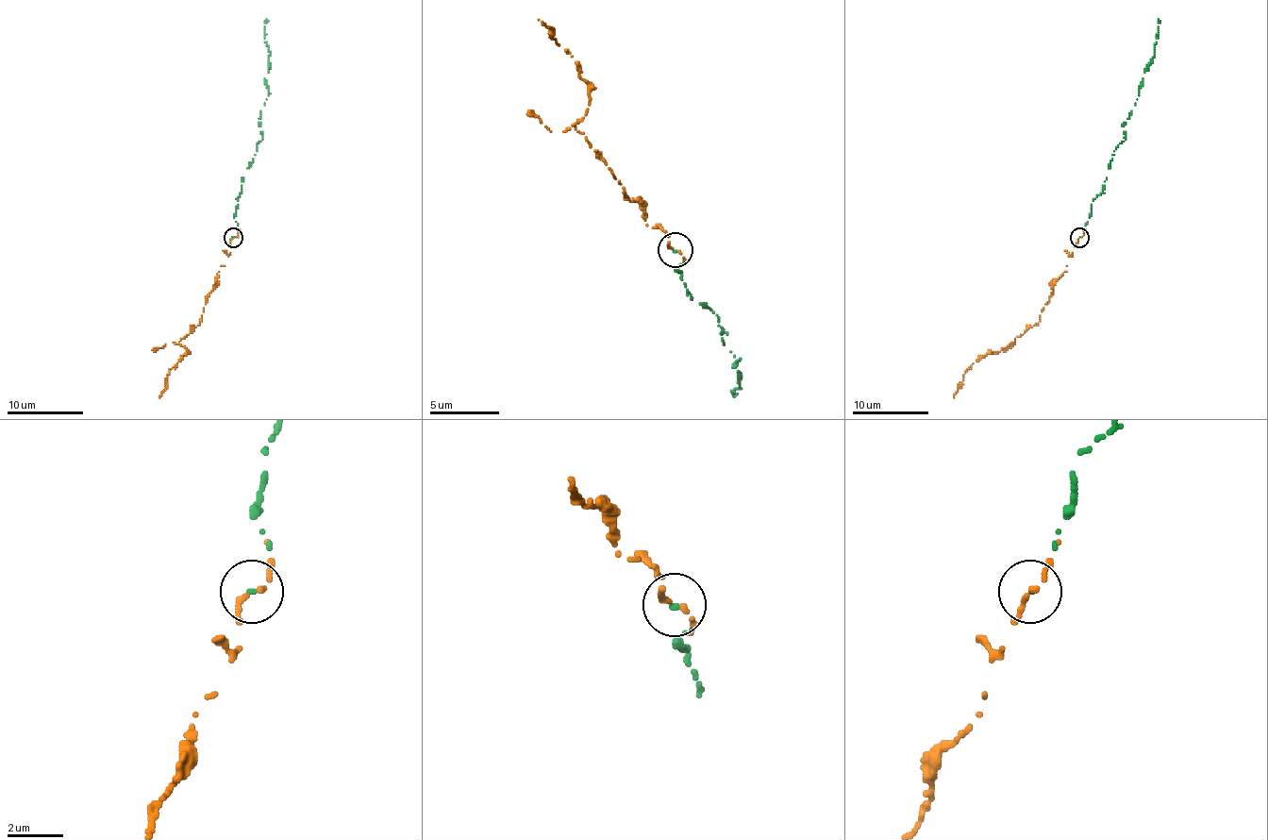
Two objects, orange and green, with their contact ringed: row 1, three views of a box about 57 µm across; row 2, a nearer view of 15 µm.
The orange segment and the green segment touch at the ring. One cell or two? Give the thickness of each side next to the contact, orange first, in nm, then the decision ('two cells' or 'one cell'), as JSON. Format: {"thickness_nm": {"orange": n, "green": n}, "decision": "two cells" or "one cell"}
{"thickness_nm": {"orange": 260, "green": 130}, "decision": "one cell"}

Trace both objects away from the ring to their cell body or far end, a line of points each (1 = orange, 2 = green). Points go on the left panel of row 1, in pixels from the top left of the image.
1: (236, 237), (201, 321), (178, 342), (186, 351), (169, 371), (159, 397)
2: (234, 237), (241, 181), (262, 140), (258, 122), (268, 95), (264, 78), (270, 55), (264, 42), (266, 19)

